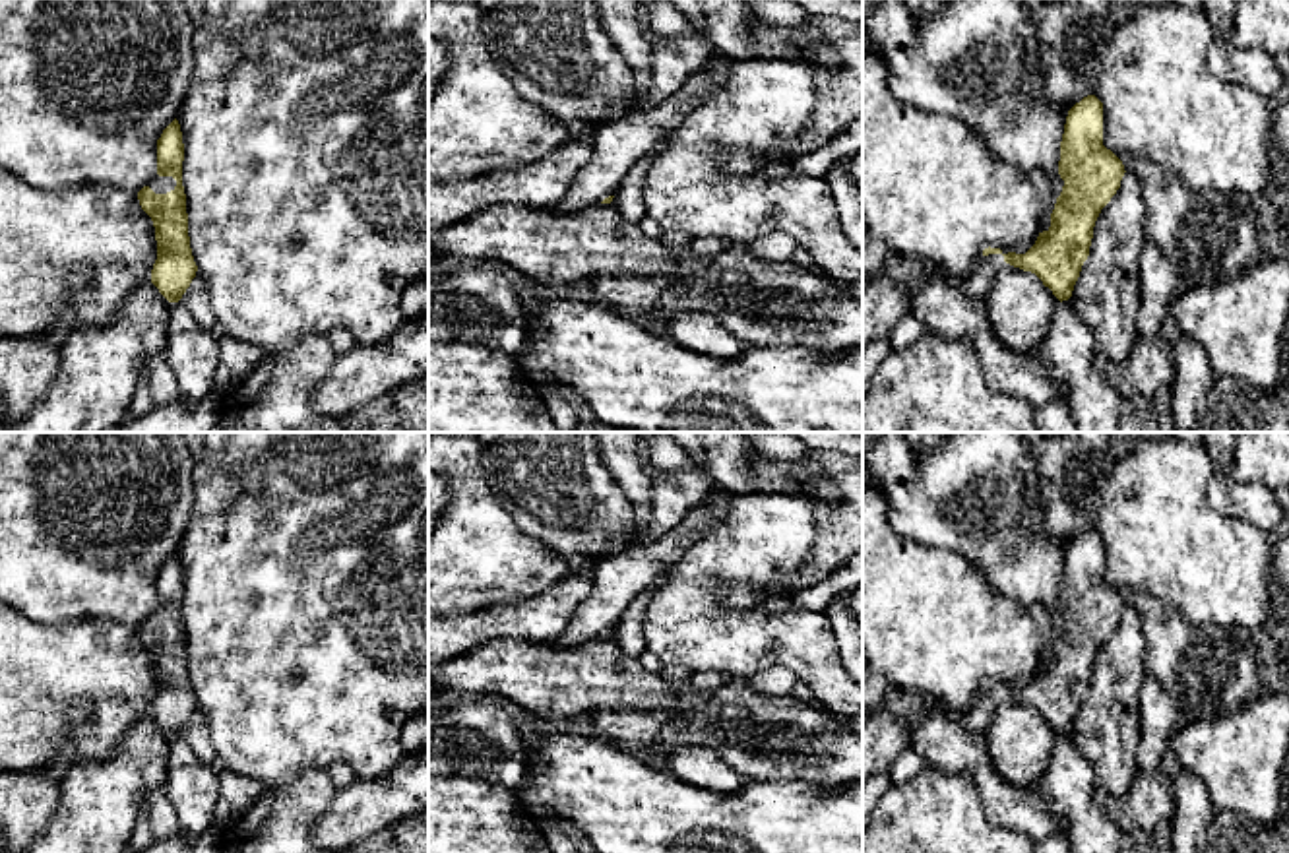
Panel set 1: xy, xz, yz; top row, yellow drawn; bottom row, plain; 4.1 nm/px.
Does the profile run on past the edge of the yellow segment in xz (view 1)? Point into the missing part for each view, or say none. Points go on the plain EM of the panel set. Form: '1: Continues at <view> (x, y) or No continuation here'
1: No continuation here

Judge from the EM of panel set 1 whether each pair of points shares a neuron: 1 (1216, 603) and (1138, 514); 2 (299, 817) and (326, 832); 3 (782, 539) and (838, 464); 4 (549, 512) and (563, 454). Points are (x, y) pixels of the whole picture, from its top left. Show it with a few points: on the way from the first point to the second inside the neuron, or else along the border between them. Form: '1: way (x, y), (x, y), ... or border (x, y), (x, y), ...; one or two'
1: way (1206, 582), (1160, 536); one
2: border (336, 789), (311, 832); two
3: border (766, 491), (795, 491), (811, 501), (815, 543); two
4: way (553, 499), (553, 468); one

